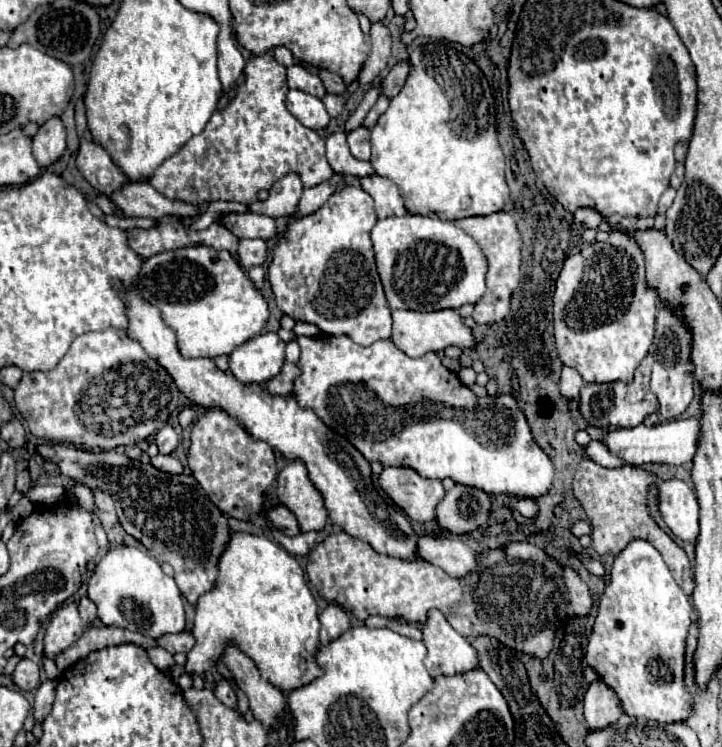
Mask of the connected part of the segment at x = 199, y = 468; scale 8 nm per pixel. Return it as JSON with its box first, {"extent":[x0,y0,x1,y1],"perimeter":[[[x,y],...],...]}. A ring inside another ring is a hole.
{"extent":[188,408,278,520],"perimeter":[[[208,408],[194,424],[190,434],[188,468],[210,500],[214,500],[224,514],[238,520],[248,520],[262,512],[262,494],[278,474],[274,448],[250,436],[246,426],[222,408]]]}

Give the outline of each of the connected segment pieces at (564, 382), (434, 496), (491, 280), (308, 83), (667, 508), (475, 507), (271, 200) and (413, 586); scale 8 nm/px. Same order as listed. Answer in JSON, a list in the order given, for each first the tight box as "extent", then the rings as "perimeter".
[{"extent":[560,366,586,400],"perimeter":[[[568,366],[562,368],[560,392],[562,392],[562,396],[566,396],[566,400],[576,400],[576,398],[578,398],[578,392],[580,392],[580,388],[582,388],[584,384],[586,384],[586,382],[582,380],[582,376],[580,376],[574,368],[568,368]]]},{"extent":[378,468,444,522],"perimeter":[[[384,468],[378,484],[414,522],[434,520],[434,508],[444,496],[440,480],[422,478],[410,468]]]},{"extent":[456,212,520,324],"perimeter":[[[496,212],[490,216],[474,216],[464,218],[456,222],[458,228],[462,228],[468,236],[472,236],[478,246],[482,248],[486,260],[488,260],[488,272],[486,272],[486,292],[478,304],[474,304],[472,318],[476,324],[494,324],[500,322],[508,310],[510,310],[510,296],[514,288],[520,282],[520,234],[516,230],[516,222],[506,212]]]},{"extent":[286,64,326,98],"perimeter":[[[294,64],[294,66],[286,68],[286,82],[288,82],[288,88],[298,88],[298,90],[304,90],[304,92],[318,96],[318,98],[326,96],[326,88],[324,88],[322,80],[318,76],[310,74],[302,66]]]},{"extent":[658,480,698,542],"perimeter":[[[664,480],[658,486],[658,510],[672,534],[684,542],[698,538],[698,502],[682,480]]]},{"extent":[436,484,490,534],"perimeter":[[[456,484],[436,508],[436,522],[450,534],[468,534],[484,526],[490,516],[490,496],[478,488]]]},{"extent":[248,172,304,218],"perimeter":[[[290,172],[290,174],[286,174],[284,178],[280,178],[278,182],[272,184],[268,200],[248,204],[248,208],[252,212],[266,214],[270,218],[292,216],[296,212],[296,204],[300,200],[302,190],[304,190],[304,184],[302,184],[300,176],[294,174],[294,172]]]},{"extent":[306,532,592,658],"perimeter":[[[340,532],[330,534],[310,552],[306,574],[320,598],[340,604],[358,620],[366,620],[368,616],[378,614],[384,618],[404,618],[406,622],[424,622],[426,612],[438,608],[446,616],[446,620],[450,620],[450,626],[462,636],[492,634],[502,644],[518,652],[536,654],[540,658],[544,658],[552,650],[554,632],[568,620],[568,616],[584,616],[592,608],[592,598],[586,582],[572,568],[562,568],[556,560],[548,558],[542,550],[528,542],[514,542],[508,544],[504,550],[480,554],[476,572],[462,580],[454,580],[434,564],[426,564],[422,560],[404,562],[392,556],[382,556],[374,552],[374,548],[364,540]]]}]

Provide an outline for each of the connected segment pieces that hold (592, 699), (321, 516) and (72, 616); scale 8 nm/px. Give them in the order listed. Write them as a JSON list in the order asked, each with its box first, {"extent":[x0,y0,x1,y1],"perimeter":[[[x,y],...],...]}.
[{"extent":[584,680,624,730],"perimeter":[[[600,680],[592,682],[584,696],[584,718],[592,730],[614,724],[624,714],[616,694]]]},{"extent":[278,460,326,532],"perimeter":[[[290,460],[278,474],[278,500],[294,512],[302,532],[322,530],[326,524],[326,508],[322,494],[312,484],[306,464]]]},{"extent":[44,602,84,658],"perimeter":[[[74,602],[60,606],[46,628],[44,634],[44,654],[54,658],[56,654],[70,648],[84,632],[84,622],[78,616],[78,608]]]}]

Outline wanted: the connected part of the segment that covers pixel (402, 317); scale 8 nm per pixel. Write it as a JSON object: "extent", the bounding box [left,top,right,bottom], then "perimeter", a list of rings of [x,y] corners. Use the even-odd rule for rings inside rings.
{"extent":[392,310,476,358],"perimeter":[[[392,310],[392,342],[400,348],[406,356],[418,358],[426,352],[444,350],[446,346],[460,346],[460,348],[474,348],[476,340],[472,330],[462,324],[462,318],[456,310],[434,310],[434,312],[414,312],[414,310]]]}

